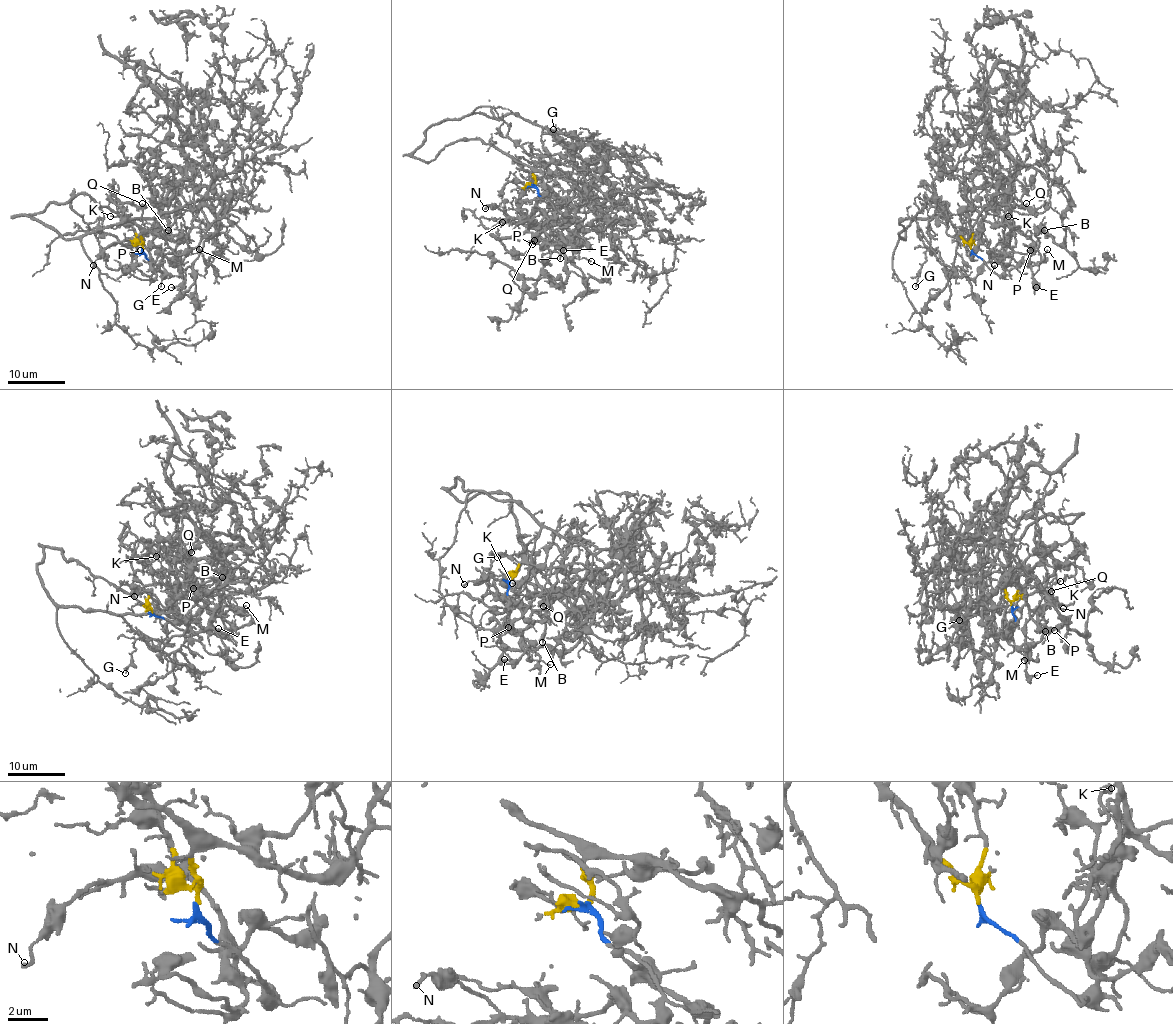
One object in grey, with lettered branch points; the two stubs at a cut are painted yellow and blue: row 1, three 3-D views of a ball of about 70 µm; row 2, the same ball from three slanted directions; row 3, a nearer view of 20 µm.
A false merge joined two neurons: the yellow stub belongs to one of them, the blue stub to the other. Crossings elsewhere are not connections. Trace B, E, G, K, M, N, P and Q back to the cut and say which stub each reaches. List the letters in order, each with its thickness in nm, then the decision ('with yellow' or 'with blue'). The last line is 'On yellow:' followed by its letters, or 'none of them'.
B: 120 nm thick; with blue
E: 160 nm thick; with blue
G: 110 nm thick; with yellow
K: 90 nm thick; with blue
M: 100 nm thick; with blue
N: 180 nm thick; with blue
P: 140 nm thick; with blue
Q: 190 nm thick; with blue
On yellow: G

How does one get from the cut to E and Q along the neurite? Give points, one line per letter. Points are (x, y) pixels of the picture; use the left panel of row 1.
E: (142, 249), (162, 275), (156, 268), (165, 256), (180, 268), (183, 281), (170, 287)
Q: (142, 249), (152, 262), (170, 258), (178, 238), (160, 210), (142, 203)

